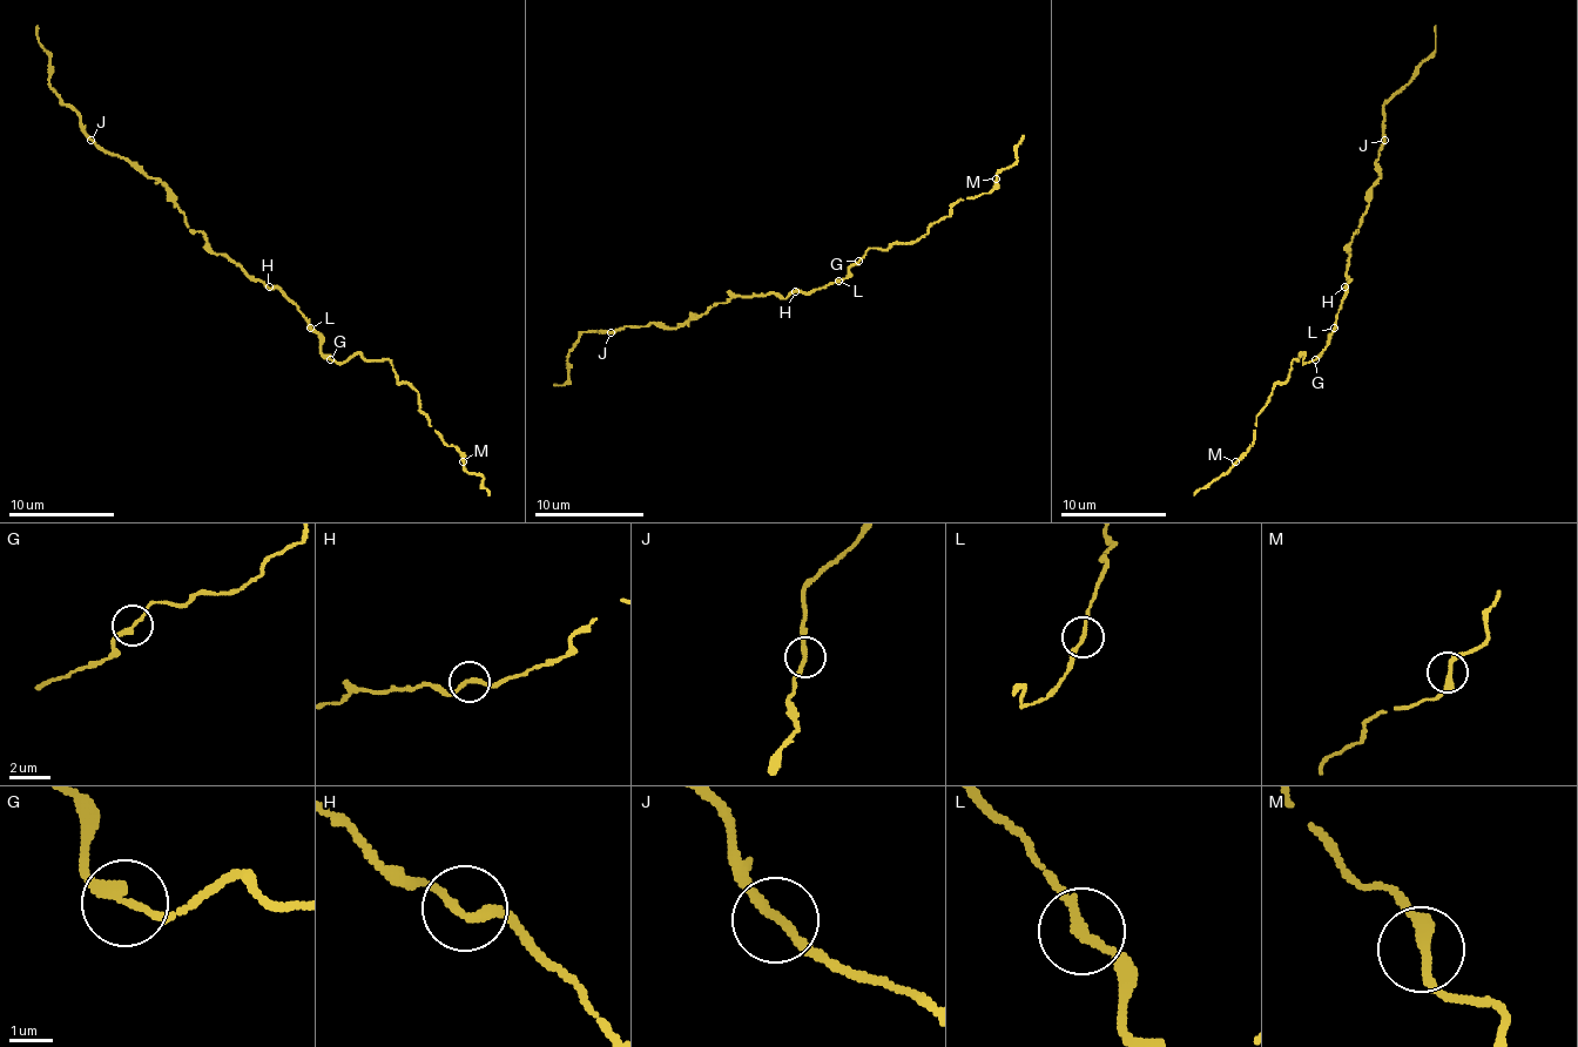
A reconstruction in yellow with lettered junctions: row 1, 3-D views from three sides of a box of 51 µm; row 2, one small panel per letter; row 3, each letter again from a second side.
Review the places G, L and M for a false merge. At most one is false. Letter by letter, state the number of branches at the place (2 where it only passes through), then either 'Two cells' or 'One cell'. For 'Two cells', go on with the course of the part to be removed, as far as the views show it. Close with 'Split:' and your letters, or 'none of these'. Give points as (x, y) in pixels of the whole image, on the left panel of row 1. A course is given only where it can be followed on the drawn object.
G: Branches: 2. One cell
L: Branches: 2. One cell
M: Branches: 2. One cell
Split: none of these

